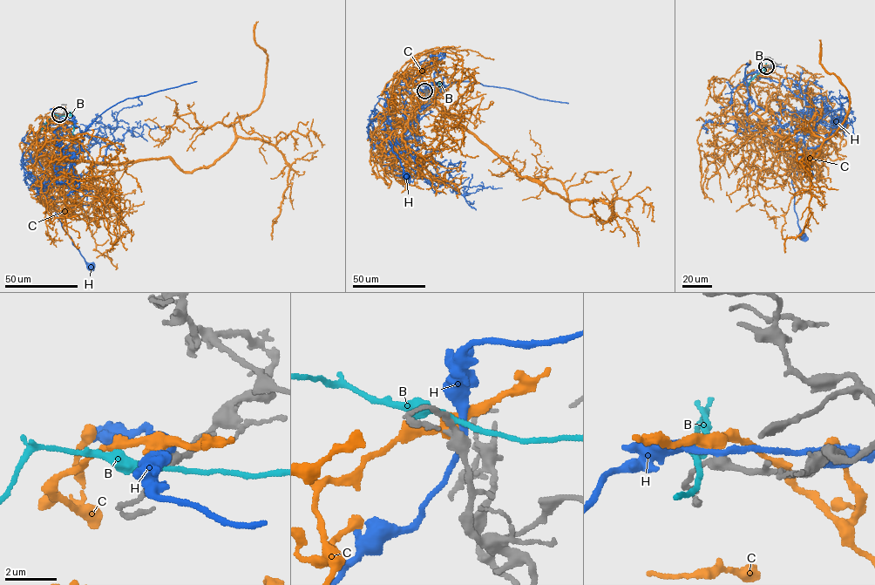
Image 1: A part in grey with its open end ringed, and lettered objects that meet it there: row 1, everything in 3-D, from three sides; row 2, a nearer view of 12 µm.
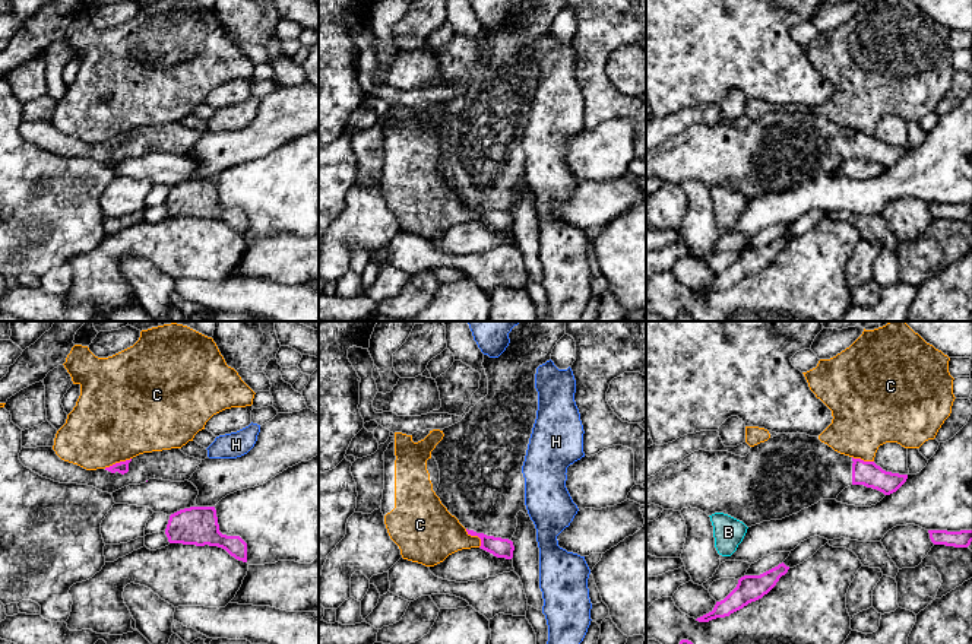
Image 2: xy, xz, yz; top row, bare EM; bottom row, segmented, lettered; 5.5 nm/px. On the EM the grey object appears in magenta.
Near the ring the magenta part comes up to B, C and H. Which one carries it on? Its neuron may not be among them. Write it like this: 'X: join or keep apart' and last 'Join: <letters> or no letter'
B: keep apart
C: keep apart
H: keep apart
Join: no letter

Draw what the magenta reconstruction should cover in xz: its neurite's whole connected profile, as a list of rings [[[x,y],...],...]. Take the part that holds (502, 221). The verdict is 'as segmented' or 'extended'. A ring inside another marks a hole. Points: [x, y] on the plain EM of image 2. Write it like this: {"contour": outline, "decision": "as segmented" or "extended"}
{"contour": [[[513,0],[510,16],[498,31],[484,28],[482,39],[488,51],[488,67],[465,91],[444,102],[444,110],[431,124],[440,143],[436,168],[447,184],[481,212],[481,222],[497,231],[513,231],[512,210],[517,200],[517,185],[529,190],[525,178],[525,134],[529,111],[536,92],[536,41],[551,32],[566,0]]], "decision": "extended"}

